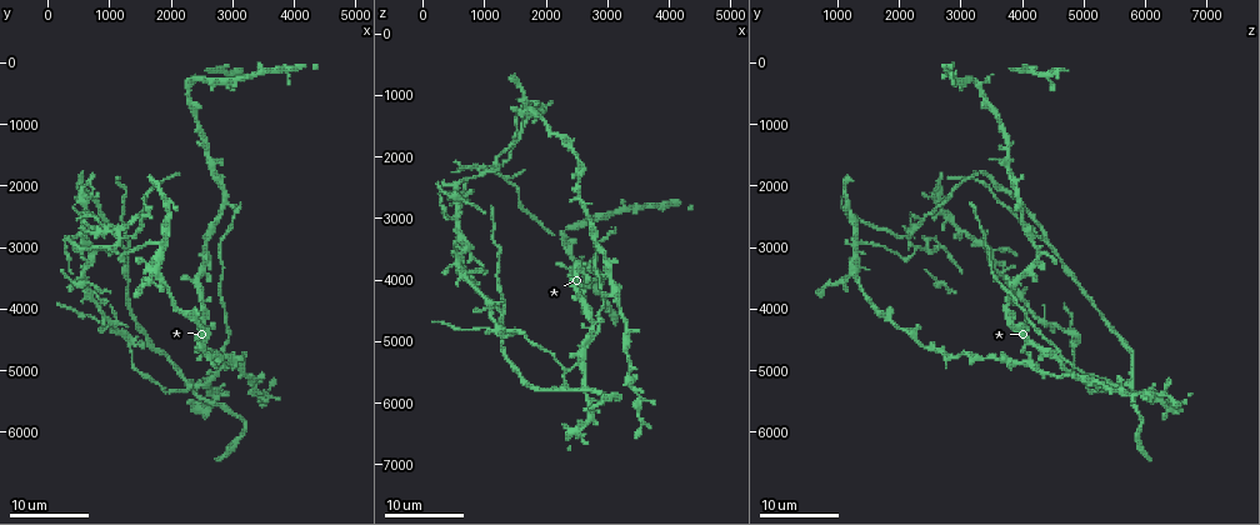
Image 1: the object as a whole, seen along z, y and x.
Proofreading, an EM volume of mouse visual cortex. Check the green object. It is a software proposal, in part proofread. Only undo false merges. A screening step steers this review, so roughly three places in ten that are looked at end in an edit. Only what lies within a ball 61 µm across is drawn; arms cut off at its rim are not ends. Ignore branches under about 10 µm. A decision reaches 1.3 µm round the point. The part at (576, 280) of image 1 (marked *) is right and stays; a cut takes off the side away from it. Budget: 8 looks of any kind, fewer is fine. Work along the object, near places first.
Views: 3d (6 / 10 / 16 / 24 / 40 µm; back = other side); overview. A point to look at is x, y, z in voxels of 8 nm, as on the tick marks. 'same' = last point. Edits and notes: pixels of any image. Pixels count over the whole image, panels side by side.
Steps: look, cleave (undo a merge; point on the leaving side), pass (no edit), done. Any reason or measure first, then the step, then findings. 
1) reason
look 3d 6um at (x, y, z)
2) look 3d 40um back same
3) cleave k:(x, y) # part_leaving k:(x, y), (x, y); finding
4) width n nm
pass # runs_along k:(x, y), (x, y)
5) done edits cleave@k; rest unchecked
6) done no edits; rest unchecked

three arms meet
look 3d 24um at (2300, 5250, 5450)

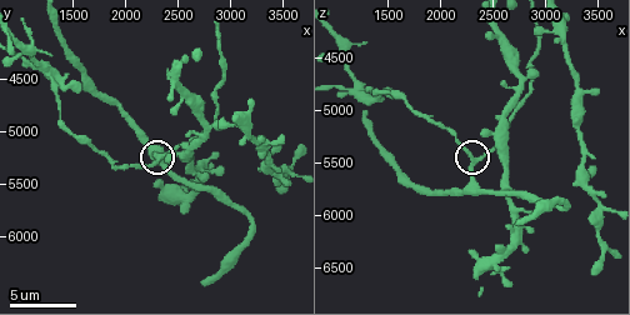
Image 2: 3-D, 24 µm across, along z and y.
closer look
look 3d 10um at (2320, 5260, 5500)

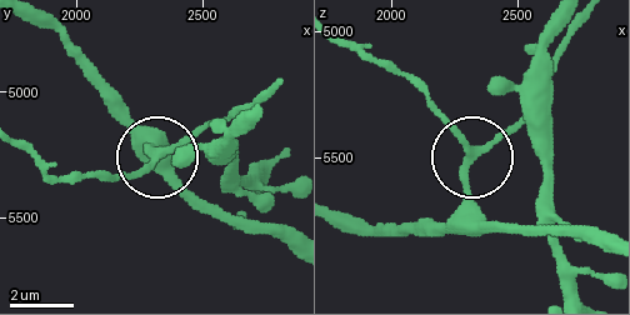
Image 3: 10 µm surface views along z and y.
pass # runs_along 3:(255, 111), (241, 105), (166, 149), (150, 146), (150, 130); one neuron here

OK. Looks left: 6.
arms run side by side
look 3d 10um at (1200, 4340, 4780)

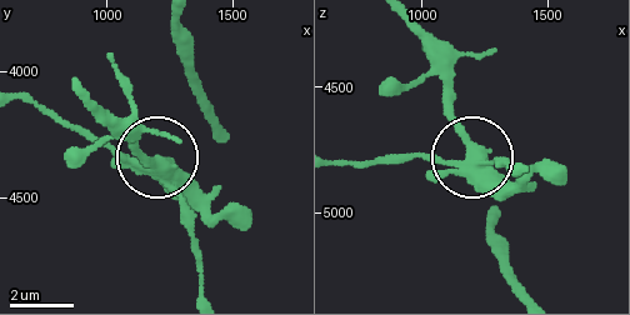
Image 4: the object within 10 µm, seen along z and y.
look 3d 6um at (1180, 4370, 4780)

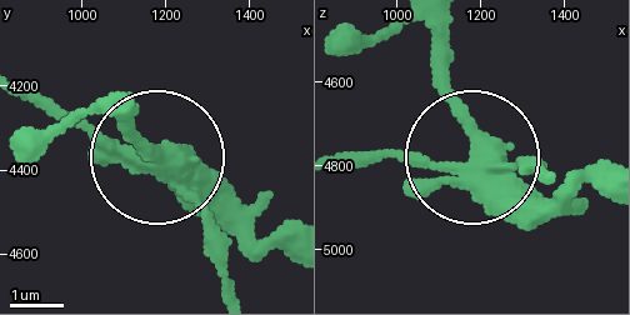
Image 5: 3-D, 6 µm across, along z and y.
arms 4
cleave 5:(225, 214) # part_leaving 5:(483, 165), (438, 21); two neurons meet here

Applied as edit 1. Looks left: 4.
two arms in line, one across
look 3d 16um at (2550, 4650, 2700)

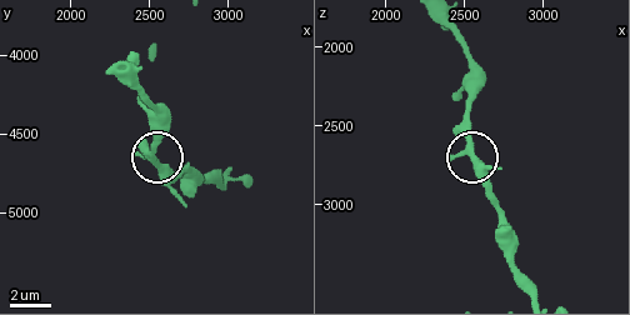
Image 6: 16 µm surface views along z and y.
look 3d 6um at (2540, 4660, 2660)

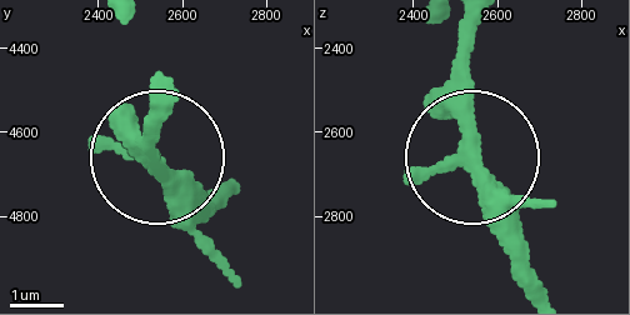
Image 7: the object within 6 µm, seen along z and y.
pass # continuous, no second neuron

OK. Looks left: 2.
two arms in line, one across
look 3d 24um at (1300, 3000, 4450)

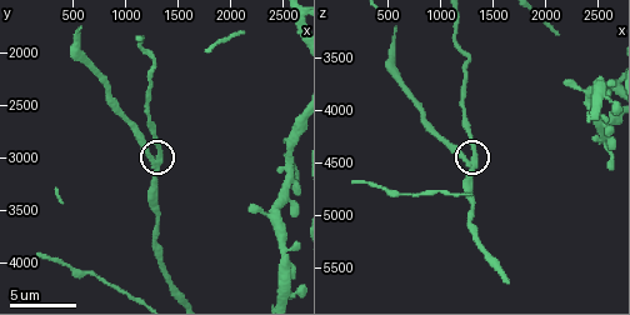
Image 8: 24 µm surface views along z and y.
look 3d 10um at (1280, 3040, 4460)

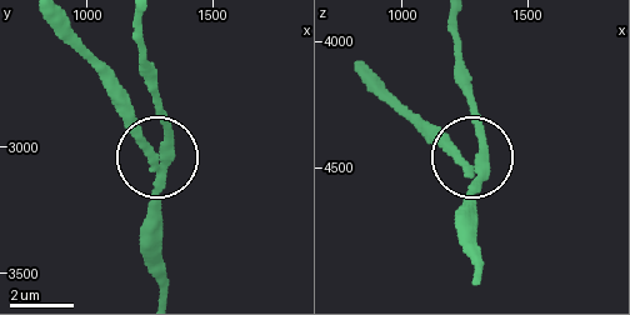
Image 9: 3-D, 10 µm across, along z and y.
width 270 nm
cleave 9:(165, 123) # part_leaving 9:(163, 158), (163, 109), (139, 20); a second neuron is stuck on

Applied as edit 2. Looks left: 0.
done edits cleave@5, cleave@9; rest unchecked

